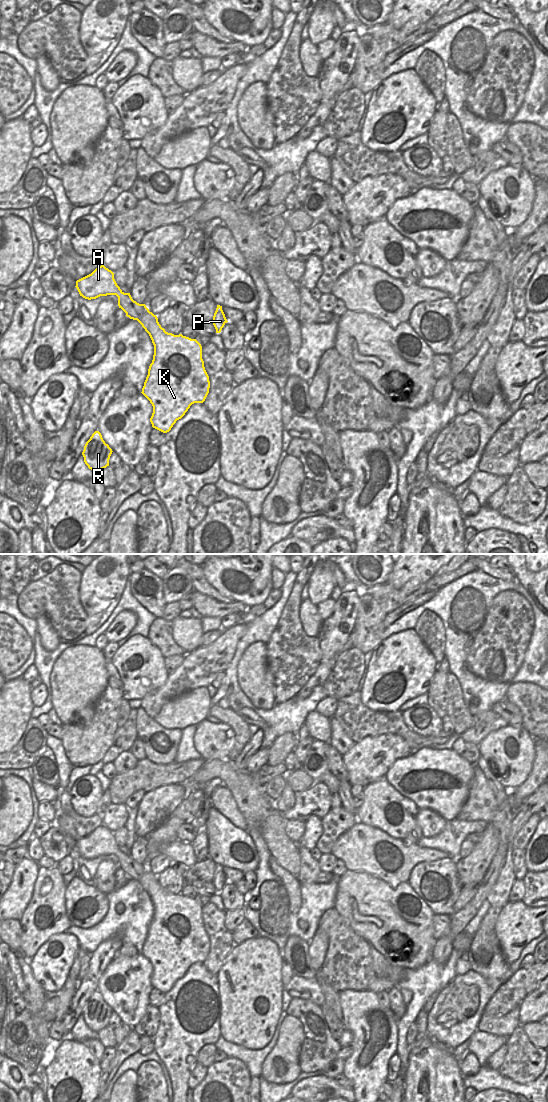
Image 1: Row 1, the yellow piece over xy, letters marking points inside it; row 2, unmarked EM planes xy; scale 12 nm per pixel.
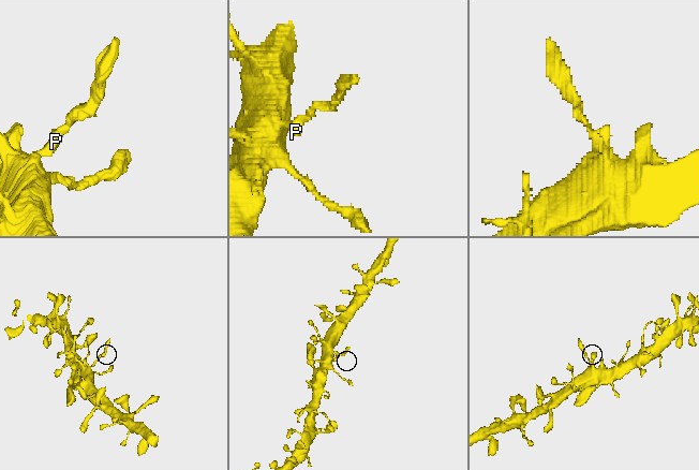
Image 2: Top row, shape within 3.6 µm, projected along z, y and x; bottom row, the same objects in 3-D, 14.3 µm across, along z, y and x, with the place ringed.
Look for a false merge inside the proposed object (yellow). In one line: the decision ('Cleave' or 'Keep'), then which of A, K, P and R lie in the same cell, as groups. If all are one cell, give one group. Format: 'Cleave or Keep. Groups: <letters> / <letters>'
Keep. Groups: A K P R

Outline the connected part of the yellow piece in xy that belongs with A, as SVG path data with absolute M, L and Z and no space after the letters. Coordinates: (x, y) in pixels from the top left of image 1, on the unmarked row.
M104 825L96 828L91 834L76 841L75 846L85 859L96 859L100 856L116 855L118 866L130 879L137 880L149 894L154 905L152 923L142 948L142 954L153 966L150 978L152 987L167 993L177 980L181 979L194 963L203 963L209 953L210 941L202 919L202 906L196 899L168 893L158 882L158 878L145 864L134 861L130 853L124 853L114 839L114 833Z

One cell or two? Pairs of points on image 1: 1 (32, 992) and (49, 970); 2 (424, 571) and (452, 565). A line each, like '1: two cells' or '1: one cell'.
1: two cells
2: two cells

